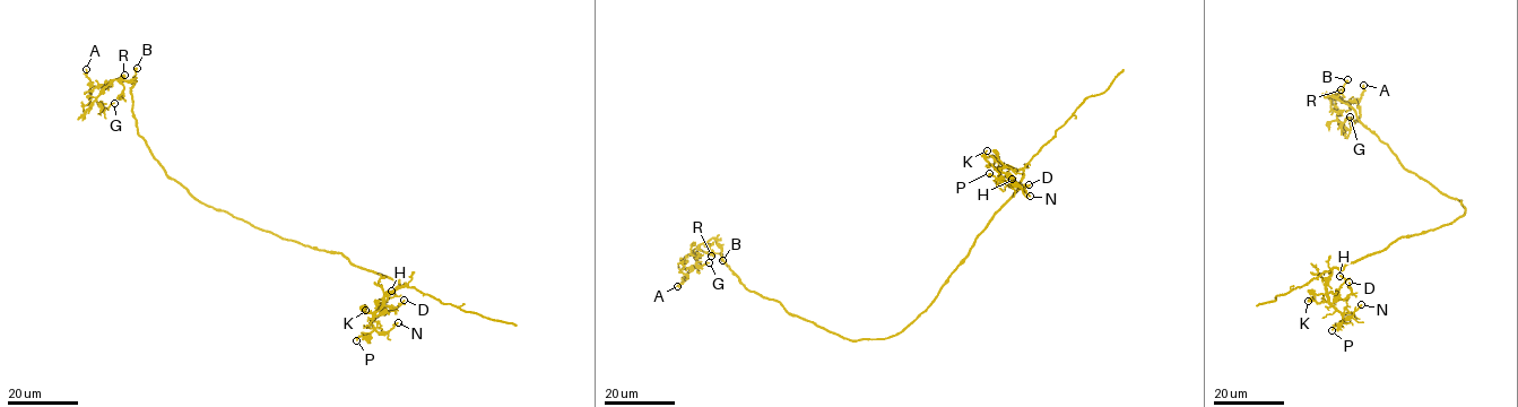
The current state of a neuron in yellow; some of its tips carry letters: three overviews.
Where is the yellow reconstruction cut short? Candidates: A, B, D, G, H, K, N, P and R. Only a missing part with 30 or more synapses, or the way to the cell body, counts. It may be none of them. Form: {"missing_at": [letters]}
{"missing_at": []}

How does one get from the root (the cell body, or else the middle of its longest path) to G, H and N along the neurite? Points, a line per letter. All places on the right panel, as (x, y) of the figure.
G: (1459, 217), (1465, 211), (1460, 201), (1404, 167), (1350, 106), (1324, 96), (1336, 119), (1351, 123), (1350, 117)
H: (1459, 217), (1434, 230), (1397, 239), (1341, 269), (1334, 268), (1326, 284), (1330, 303), (1345, 282), (1339, 276)
N: (1459, 217), (1434, 230), (1397, 239), (1382, 251), (1330, 270), (1326, 295), (1342, 317), (1351, 317), (1361, 304)

